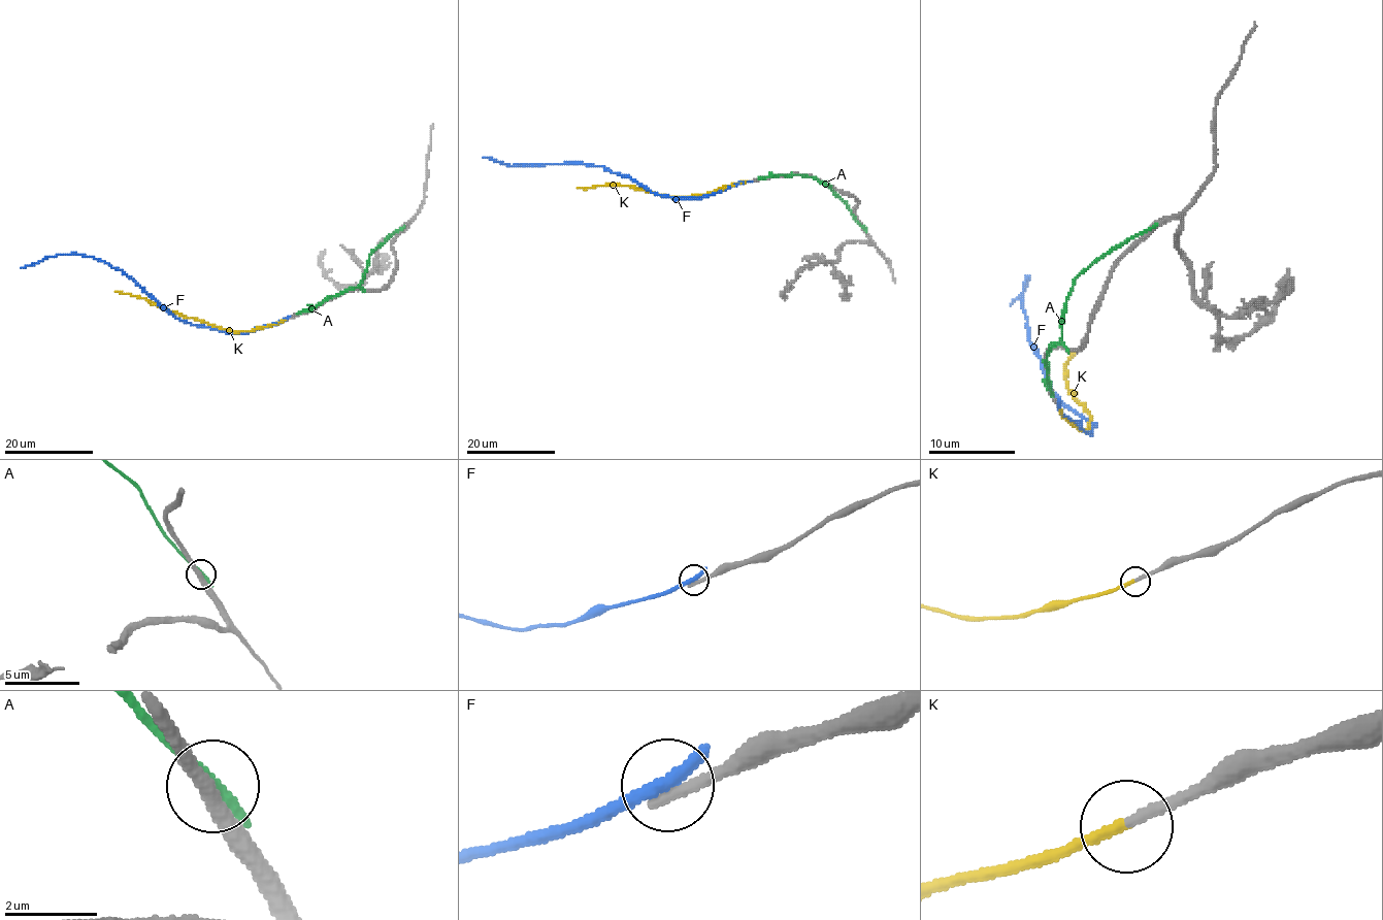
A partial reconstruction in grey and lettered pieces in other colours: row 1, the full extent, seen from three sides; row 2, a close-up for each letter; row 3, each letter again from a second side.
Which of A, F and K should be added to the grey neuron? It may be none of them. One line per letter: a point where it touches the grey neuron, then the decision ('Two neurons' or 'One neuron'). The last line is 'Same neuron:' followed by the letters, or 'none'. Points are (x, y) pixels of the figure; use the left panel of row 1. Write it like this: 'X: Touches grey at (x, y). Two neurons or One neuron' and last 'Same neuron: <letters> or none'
A: Touches grey at (401, 228). Two neurons
F: Touches grey at (286, 319). Two neurons
K: Touches grey at (284, 321). One neuron
Same neuron: K

